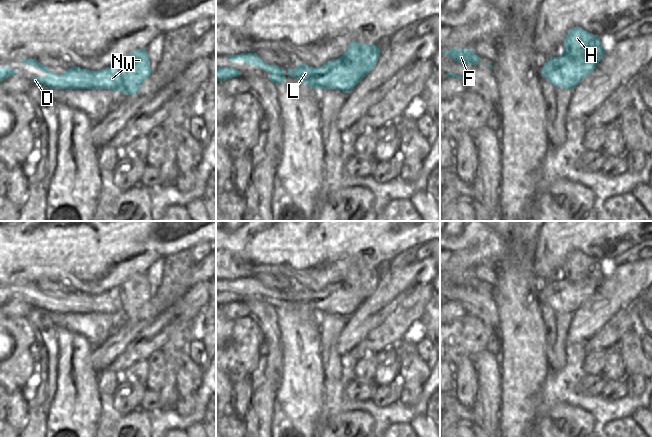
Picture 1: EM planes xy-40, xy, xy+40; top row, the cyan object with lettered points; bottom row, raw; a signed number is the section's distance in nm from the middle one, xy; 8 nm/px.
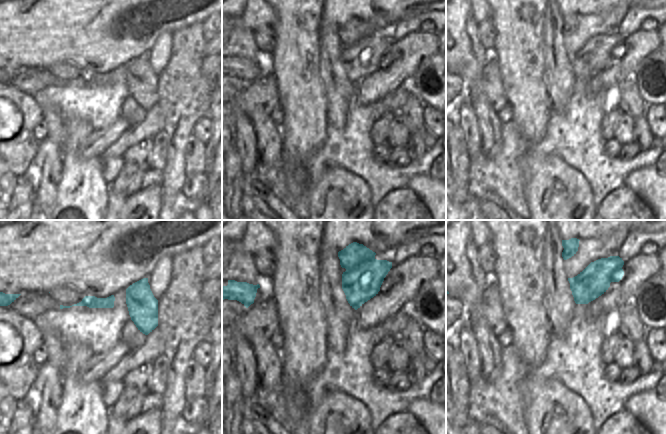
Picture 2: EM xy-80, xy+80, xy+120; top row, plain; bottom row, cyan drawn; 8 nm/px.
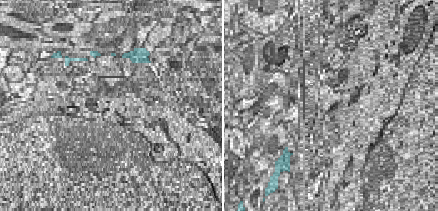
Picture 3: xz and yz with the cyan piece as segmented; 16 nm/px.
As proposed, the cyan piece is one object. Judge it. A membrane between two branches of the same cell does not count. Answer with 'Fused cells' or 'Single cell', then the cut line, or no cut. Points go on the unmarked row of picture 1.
Fused cells. Split along xy+40 (598, 280), (586, 275), (568, 286), (550, 283)

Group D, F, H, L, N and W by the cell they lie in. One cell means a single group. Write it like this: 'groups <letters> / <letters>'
groups D F L W / H N

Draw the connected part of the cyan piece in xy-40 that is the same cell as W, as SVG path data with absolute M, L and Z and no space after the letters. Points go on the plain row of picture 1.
M25 283L23 289L31 289L47 297L47 301L33 301L32 307L45 309L50 313L111 313L124 316L126 304L126 283L101 295L89 295L79 291L69 292L63 299L51 297L47 289L41 289L36 283Z

